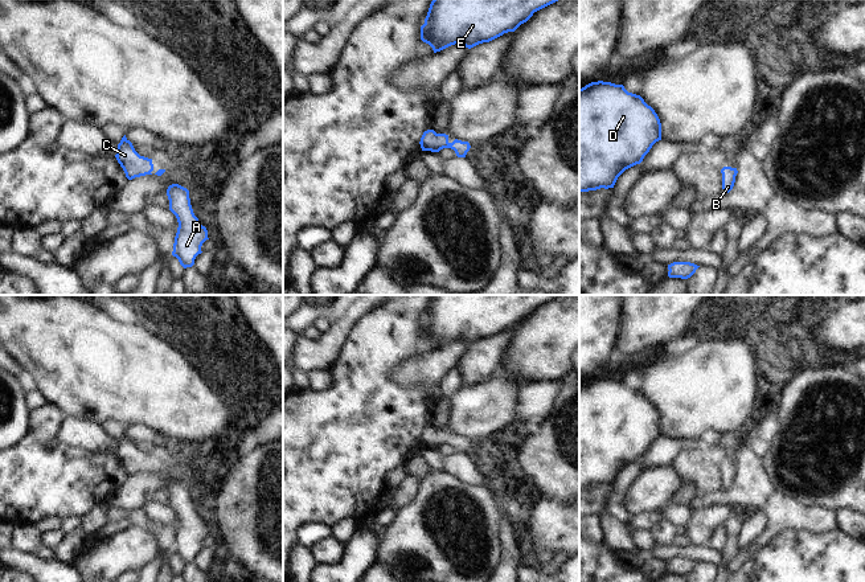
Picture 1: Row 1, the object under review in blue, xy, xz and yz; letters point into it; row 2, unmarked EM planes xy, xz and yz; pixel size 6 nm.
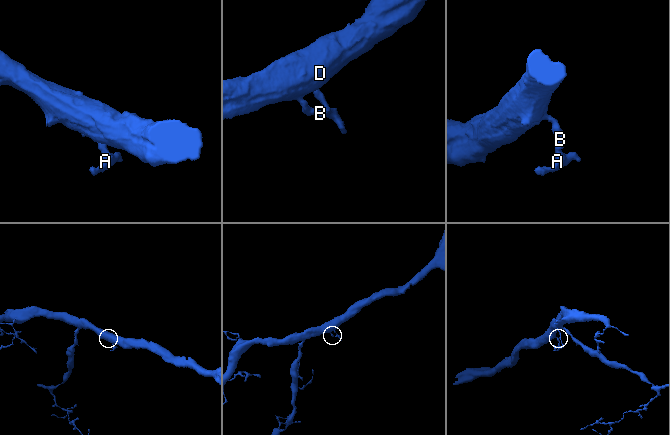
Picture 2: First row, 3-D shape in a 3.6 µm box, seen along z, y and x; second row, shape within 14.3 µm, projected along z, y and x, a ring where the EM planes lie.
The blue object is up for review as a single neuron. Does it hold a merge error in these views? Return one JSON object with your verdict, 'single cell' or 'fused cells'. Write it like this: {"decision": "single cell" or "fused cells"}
{"decision": "single cell"}

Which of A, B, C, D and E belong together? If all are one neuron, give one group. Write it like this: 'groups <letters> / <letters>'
groups A B C D E

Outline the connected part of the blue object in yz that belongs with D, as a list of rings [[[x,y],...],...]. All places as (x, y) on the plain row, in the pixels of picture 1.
[[[603,377],[579,385],[579,488],[614,484],[618,474],[640,460],[659,436],[660,415],[640,392]]]

